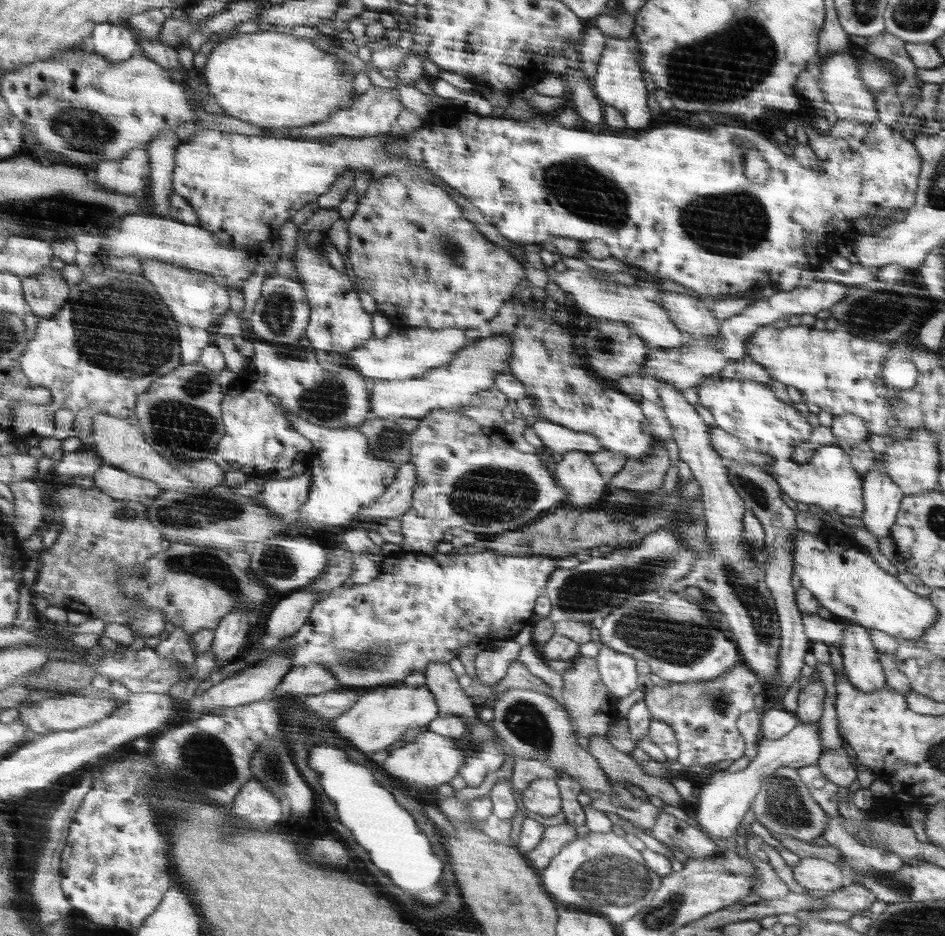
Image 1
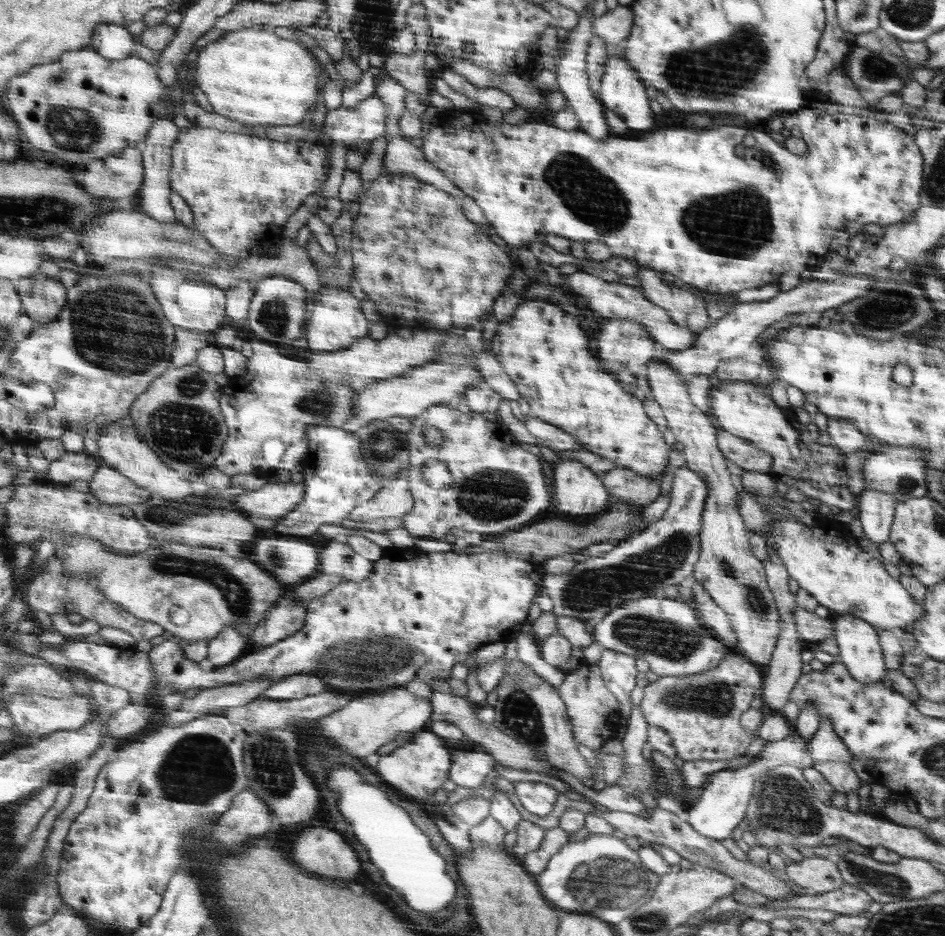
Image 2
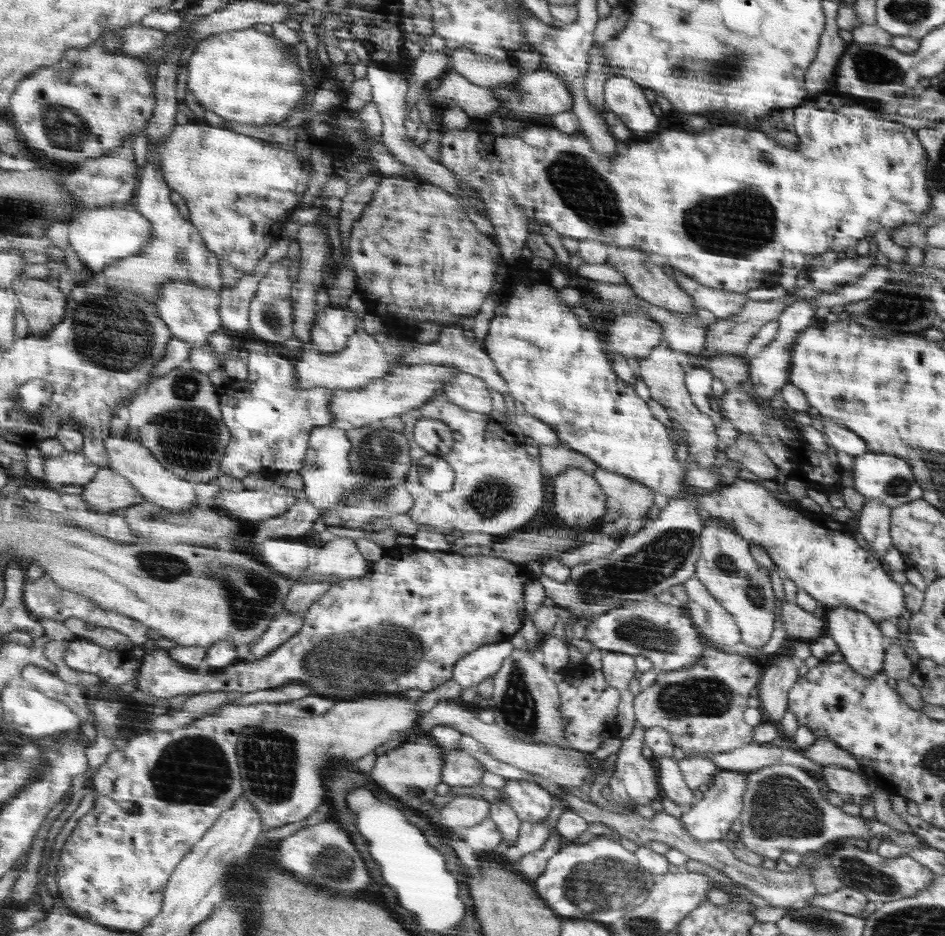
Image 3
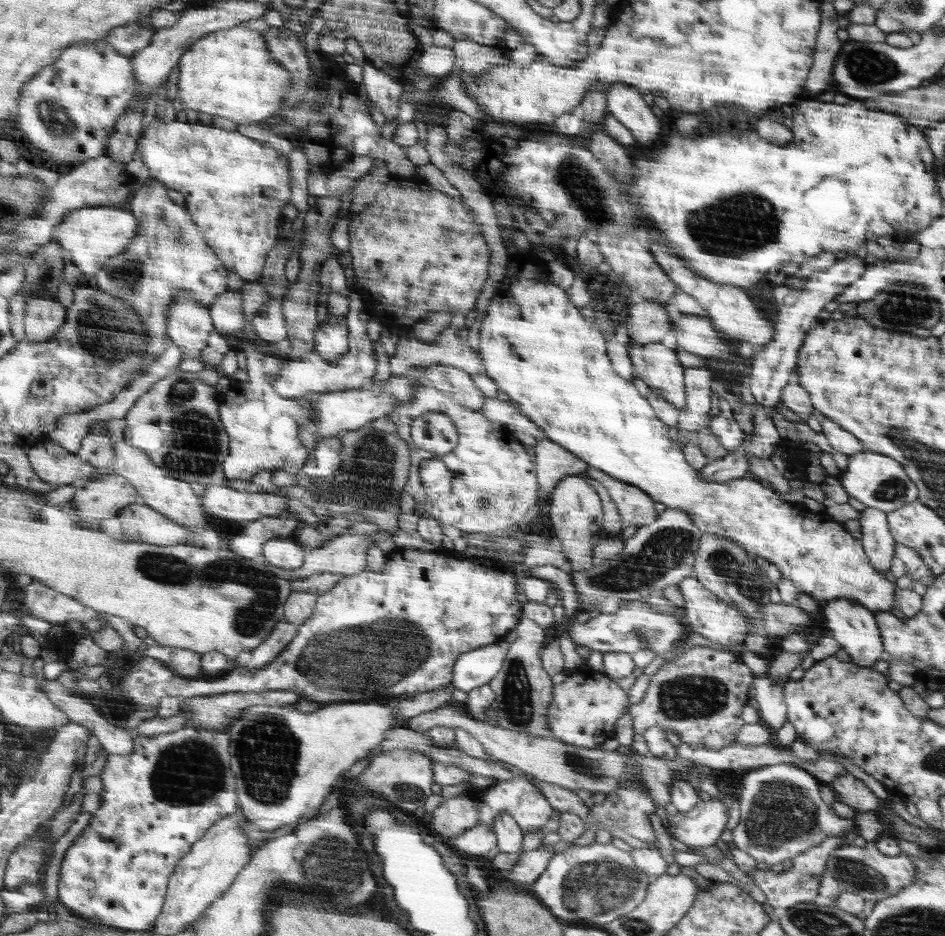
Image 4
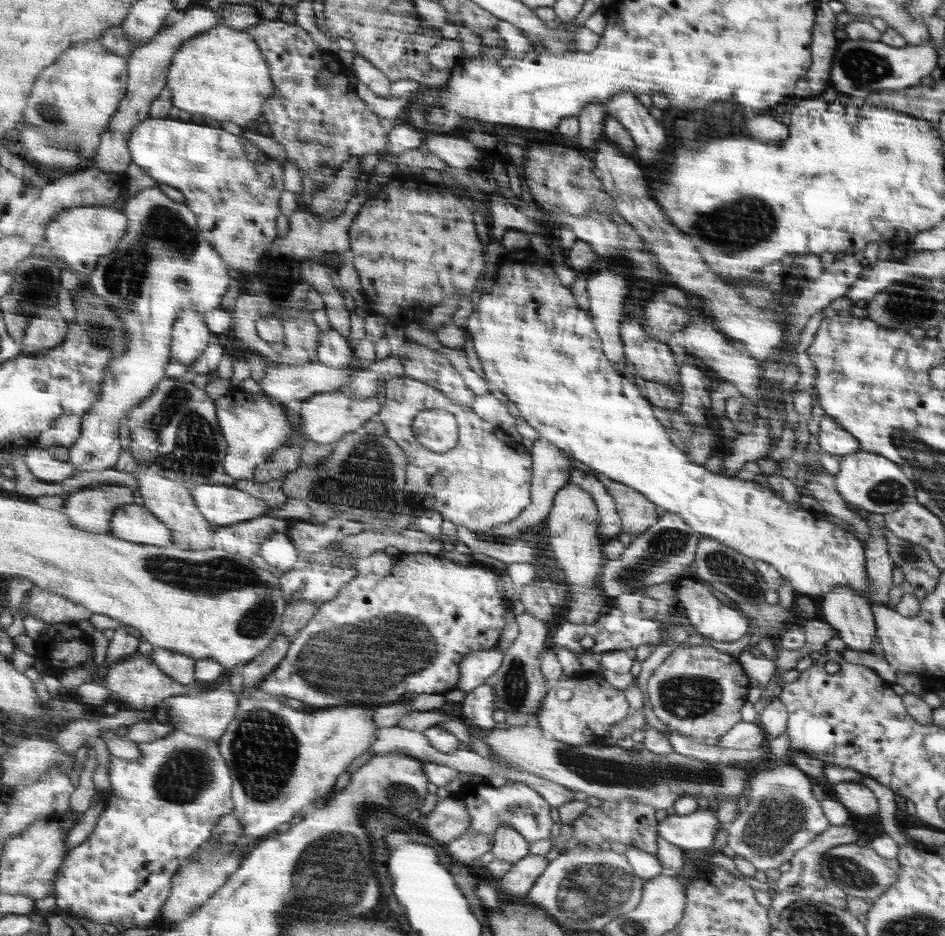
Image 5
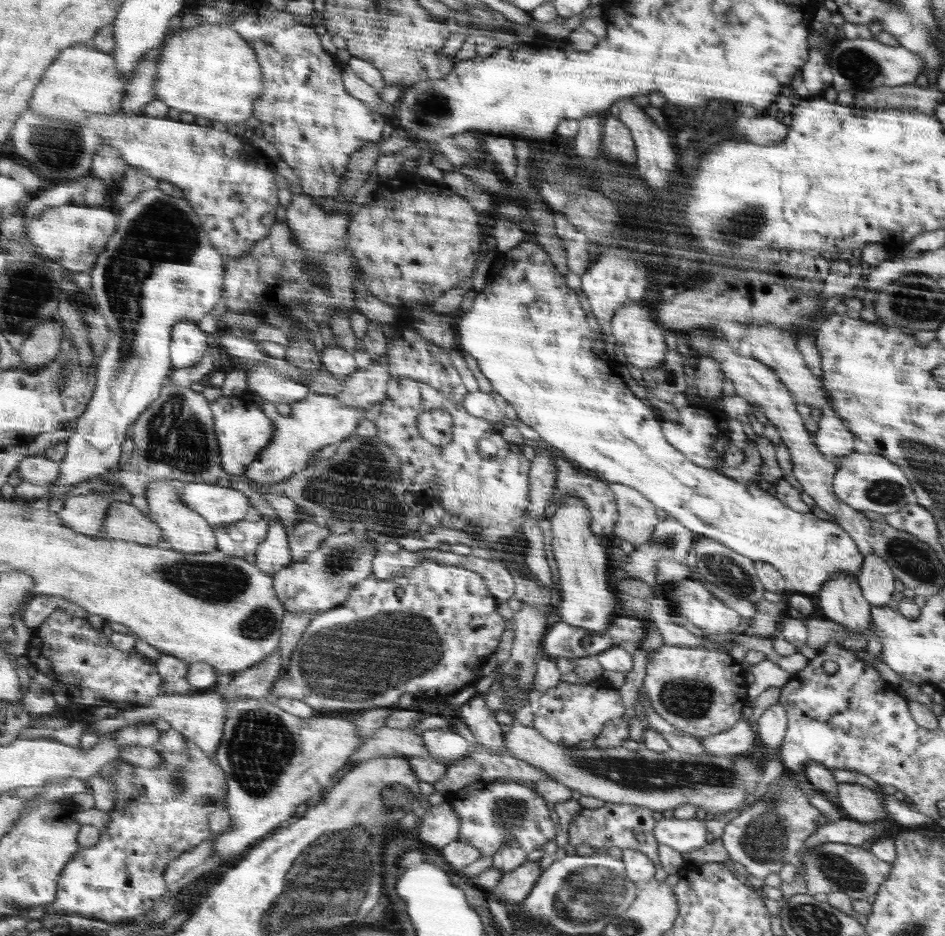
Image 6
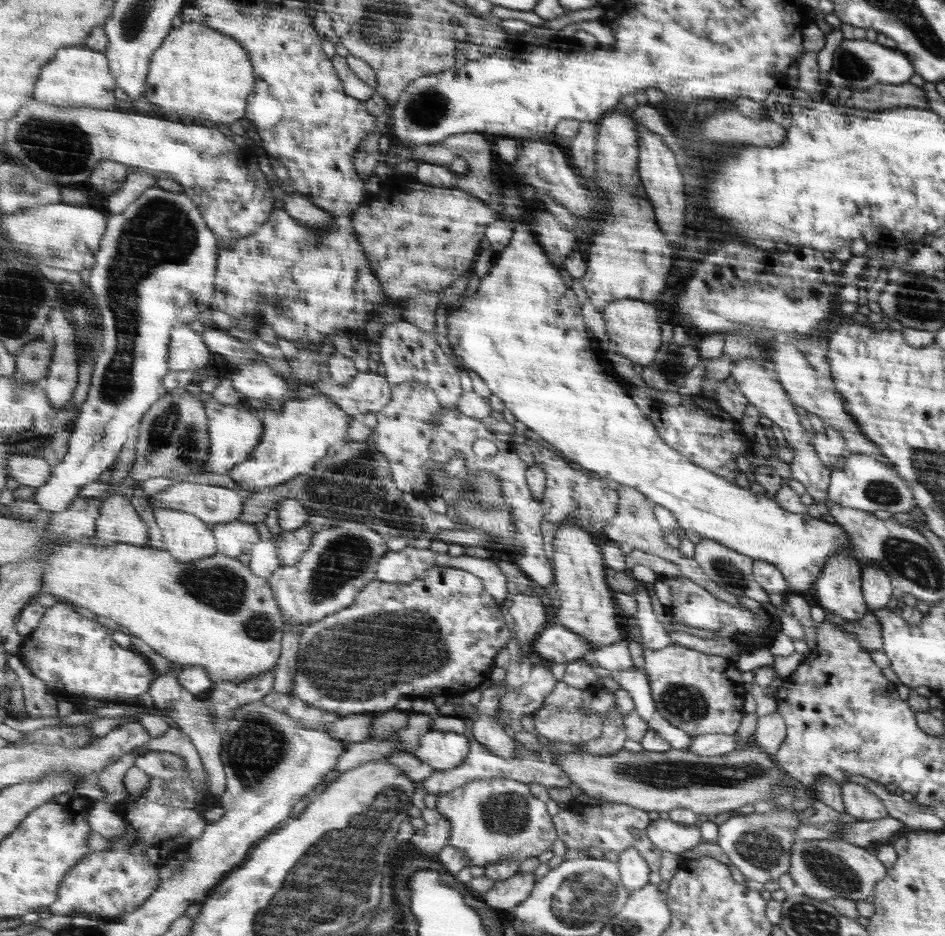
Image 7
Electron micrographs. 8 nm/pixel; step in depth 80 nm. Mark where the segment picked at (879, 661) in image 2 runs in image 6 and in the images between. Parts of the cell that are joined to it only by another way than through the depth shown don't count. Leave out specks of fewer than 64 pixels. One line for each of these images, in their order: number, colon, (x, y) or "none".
3: (859, 638)
4: (855, 627)
5: (851, 615)
6: (841, 599)

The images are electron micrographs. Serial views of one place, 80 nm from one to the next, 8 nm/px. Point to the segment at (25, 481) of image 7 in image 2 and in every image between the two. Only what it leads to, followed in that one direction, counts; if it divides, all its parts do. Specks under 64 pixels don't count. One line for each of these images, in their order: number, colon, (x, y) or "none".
2: (75, 466)
3: (75, 468)
4: (69, 470)
5: (42, 464)
6: (38, 470)

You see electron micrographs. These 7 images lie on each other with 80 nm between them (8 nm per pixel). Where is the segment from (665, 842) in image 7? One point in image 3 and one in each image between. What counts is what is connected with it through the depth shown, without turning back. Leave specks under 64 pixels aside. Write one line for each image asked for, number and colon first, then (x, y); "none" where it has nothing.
3: (710, 818)
4: (701, 826)
5: (695, 831)
6: (684, 835)

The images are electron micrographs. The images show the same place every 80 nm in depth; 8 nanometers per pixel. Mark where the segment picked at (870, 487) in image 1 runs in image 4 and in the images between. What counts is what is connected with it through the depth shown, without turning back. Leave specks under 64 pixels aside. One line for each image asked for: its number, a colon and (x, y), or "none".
2: (877, 510)
3: (874, 523)
4: (879, 543)

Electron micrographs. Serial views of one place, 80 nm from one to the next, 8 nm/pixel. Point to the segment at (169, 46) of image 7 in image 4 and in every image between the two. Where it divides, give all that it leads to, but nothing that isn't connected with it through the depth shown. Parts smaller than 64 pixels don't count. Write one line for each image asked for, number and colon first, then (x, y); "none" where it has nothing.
4: (232, 73)
5: (223, 74)
6: (210, 71)

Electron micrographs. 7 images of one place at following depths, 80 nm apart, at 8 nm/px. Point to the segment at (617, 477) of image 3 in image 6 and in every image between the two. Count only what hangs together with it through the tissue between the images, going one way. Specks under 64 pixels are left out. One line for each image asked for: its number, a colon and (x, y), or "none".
4: (633, 505)
5: (637, 513)
6: (637, 518)

